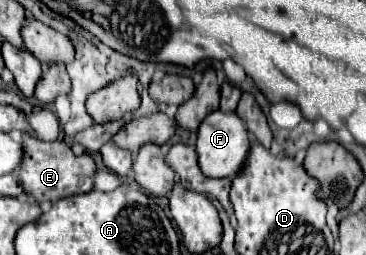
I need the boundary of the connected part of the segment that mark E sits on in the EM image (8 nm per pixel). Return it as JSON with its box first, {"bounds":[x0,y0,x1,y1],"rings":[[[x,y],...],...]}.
{"bounds":[17,134,97,202],"rings":[[[23,134],[23,148],[25,148],[25,156],[23,156],[17,176],[19,176],[25,192],[31,194],[33,198],[37,198],[39,202],[43,202],[43,200],[55,202],[55,200],[61,200],[67,196],[75,196],[75,194],[93,190],[97,164],[89,154],[75,156],[65,142],[61,142],[61,140],[43,142],[31,134]]]}

